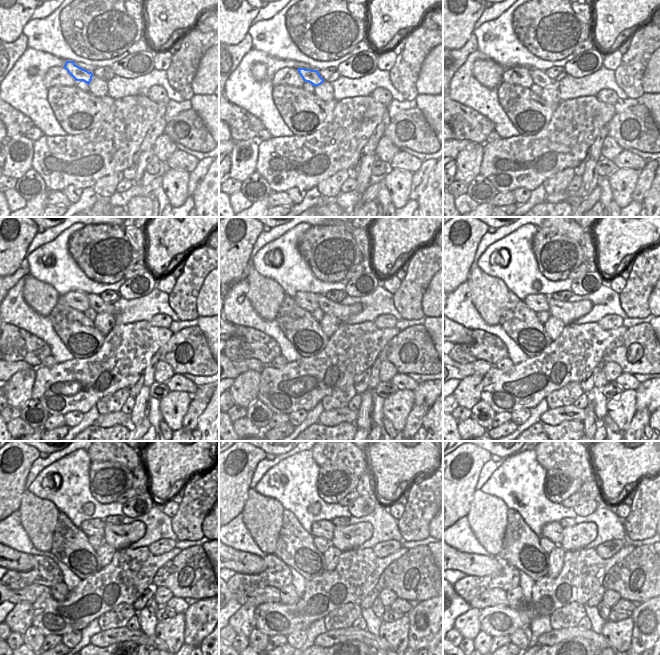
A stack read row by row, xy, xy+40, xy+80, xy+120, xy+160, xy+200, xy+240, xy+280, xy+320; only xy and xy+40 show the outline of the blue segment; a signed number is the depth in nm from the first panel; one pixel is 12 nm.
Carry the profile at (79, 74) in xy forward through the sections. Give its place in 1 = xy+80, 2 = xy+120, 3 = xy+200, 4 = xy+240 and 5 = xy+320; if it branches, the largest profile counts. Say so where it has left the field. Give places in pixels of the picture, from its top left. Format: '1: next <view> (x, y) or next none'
1: next xy+80 (539, 77)
2: next xy+120 (96, 303)
3: next xy+200 (568, 312)
4: next xy+240 (121, 536)
5: next xy+320 (576, 537)

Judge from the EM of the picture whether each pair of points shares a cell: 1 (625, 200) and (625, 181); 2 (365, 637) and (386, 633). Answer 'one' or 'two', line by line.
1: one
2: two

